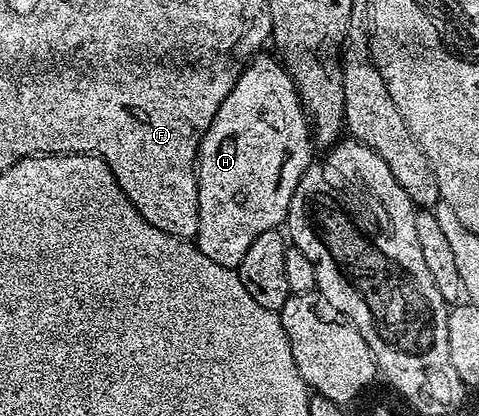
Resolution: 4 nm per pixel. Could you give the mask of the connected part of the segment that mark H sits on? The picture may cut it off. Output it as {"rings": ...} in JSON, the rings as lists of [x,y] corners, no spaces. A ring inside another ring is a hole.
{"rings":[[[258,55],[243,68],[198,144],[200,227],[196,244],[212,263],[237,270],[252,239],[285,222],[296,183],[312,160],[312,126],[277,56]]]}

